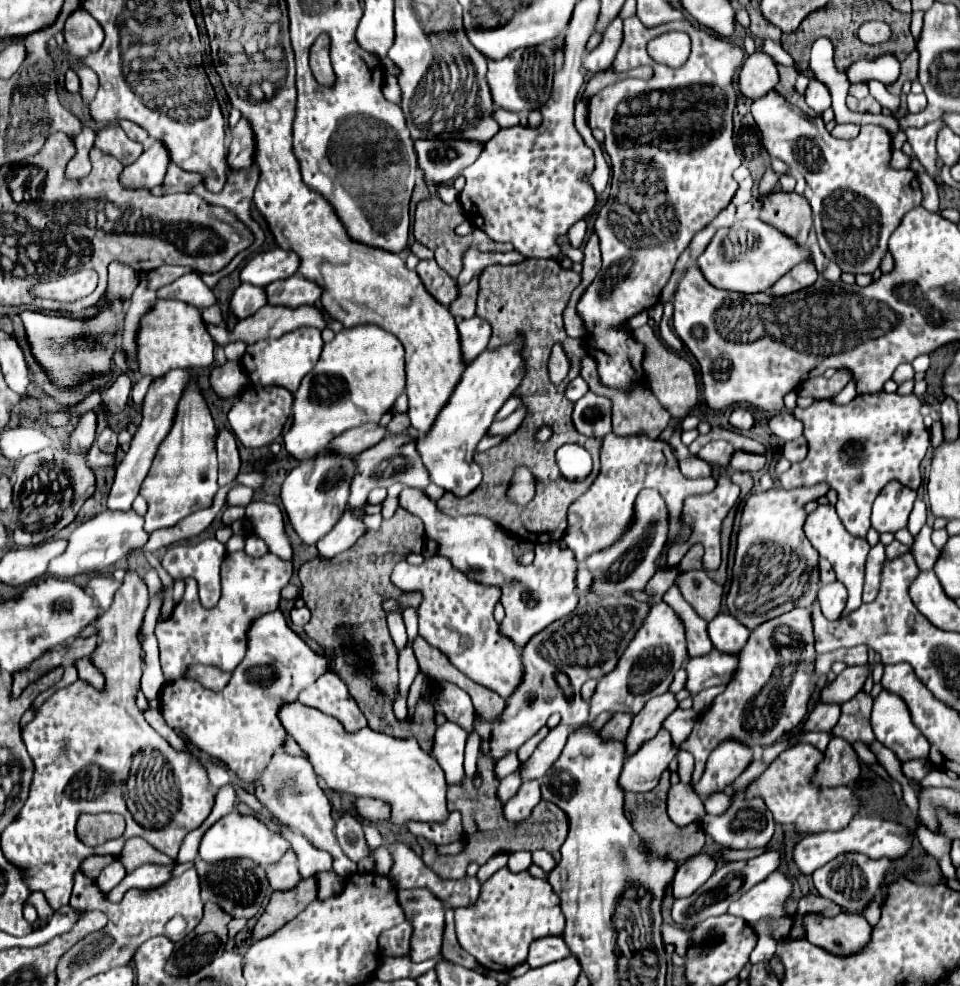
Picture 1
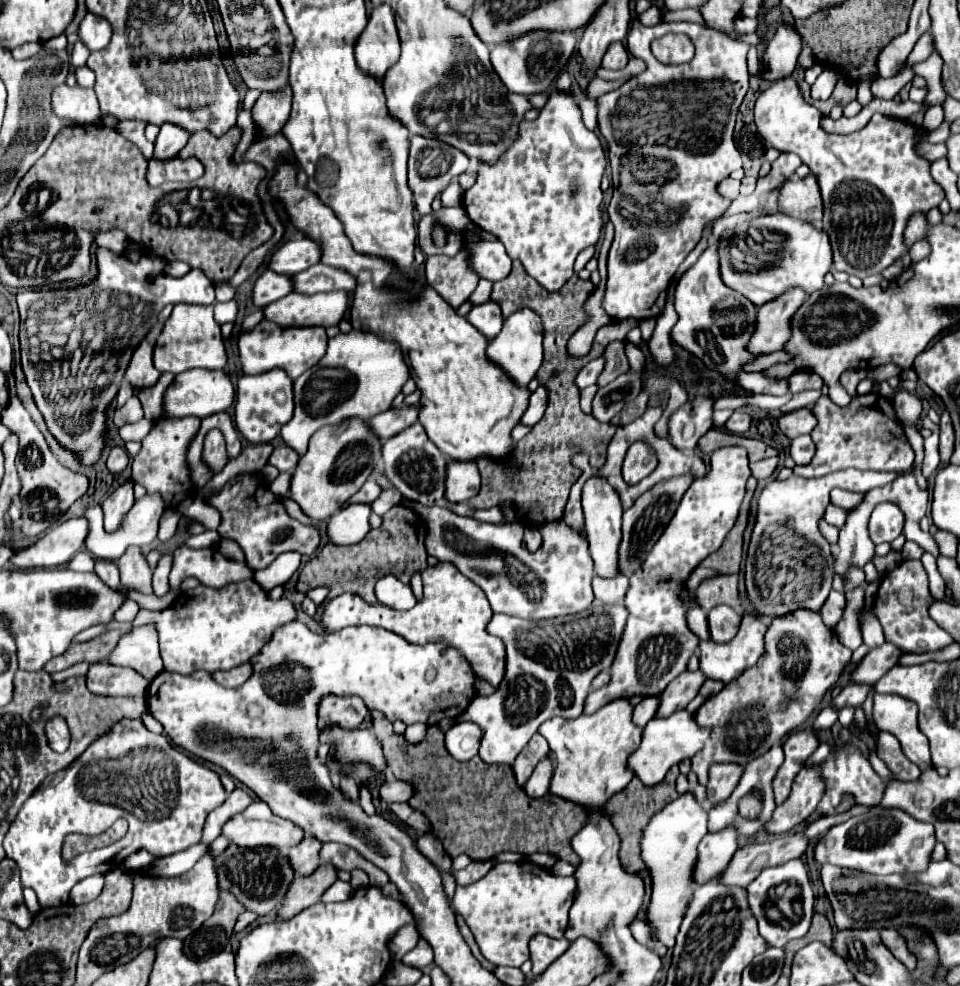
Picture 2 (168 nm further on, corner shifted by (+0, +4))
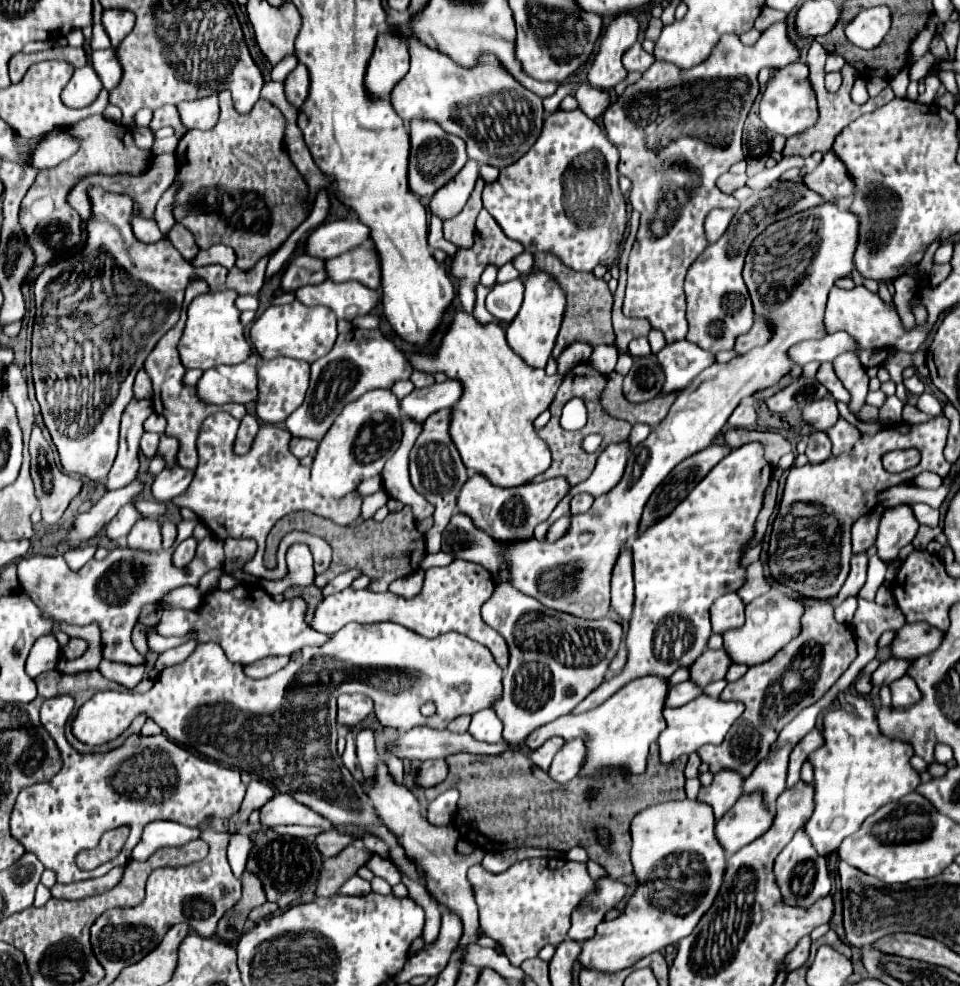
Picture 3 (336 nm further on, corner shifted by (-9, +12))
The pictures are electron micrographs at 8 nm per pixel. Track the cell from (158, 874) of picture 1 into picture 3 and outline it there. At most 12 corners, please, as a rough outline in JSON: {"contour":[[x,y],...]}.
{"contour":[[241,833],[231,835],[229,863],[241,879],[253,841]]}

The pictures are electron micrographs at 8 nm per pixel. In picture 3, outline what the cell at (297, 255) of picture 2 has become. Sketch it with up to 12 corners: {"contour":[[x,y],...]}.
{"contour":[[357,219],[319,225],[305,253],[333,259],[359,247],[369,229]]}

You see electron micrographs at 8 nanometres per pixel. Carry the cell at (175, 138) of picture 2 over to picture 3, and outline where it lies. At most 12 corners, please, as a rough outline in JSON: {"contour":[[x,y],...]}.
{"contour":[[211,95],[177,109],[187,129],[211,129],[219,97]]}

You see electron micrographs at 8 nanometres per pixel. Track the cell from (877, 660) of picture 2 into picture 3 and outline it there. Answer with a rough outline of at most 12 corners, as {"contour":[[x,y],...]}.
{"contour":[[907,623],[891,645],[893,657],[917,659],[939,647],[943,631]]}

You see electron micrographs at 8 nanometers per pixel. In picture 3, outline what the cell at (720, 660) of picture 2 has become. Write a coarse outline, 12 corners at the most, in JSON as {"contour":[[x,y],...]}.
{"contour":[[771,589],[725,631],[733,663],[757,665],[799,635],[803,597]]}

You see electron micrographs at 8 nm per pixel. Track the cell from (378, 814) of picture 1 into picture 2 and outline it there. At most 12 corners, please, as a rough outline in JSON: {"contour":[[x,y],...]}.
{"contour":[[384,779],[380,801],[402,803],[412,797],[406,781]]}

